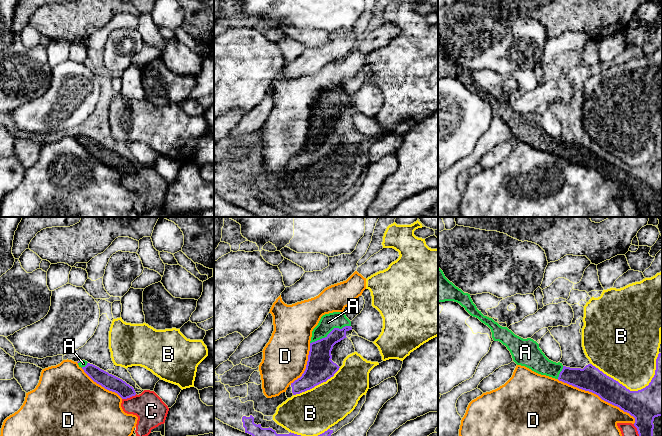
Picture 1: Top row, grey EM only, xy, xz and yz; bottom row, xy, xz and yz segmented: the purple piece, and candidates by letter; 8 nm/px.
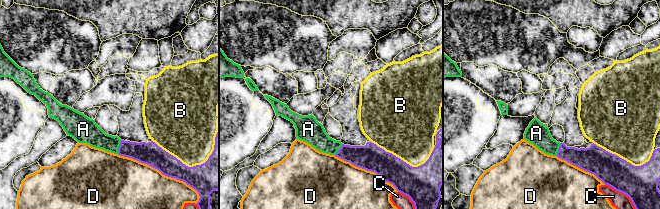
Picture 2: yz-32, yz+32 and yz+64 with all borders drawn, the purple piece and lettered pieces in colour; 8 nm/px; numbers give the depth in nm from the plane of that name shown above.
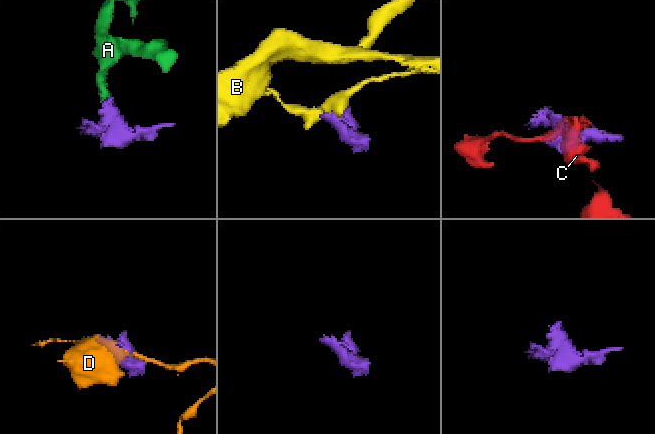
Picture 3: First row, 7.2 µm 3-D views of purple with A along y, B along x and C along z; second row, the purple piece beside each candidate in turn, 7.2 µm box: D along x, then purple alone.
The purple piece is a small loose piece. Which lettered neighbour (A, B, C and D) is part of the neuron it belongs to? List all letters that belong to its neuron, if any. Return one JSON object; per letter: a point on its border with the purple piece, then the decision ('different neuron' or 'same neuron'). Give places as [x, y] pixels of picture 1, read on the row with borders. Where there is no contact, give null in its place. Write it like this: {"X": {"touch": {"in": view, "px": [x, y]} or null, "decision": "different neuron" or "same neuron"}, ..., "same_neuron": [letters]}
{"A": {"touch": {"in": "xz", "px": [331, 331]}, "decision": "same neuron"}, "B": {"touch": {"in": "yz", "px": [635, 391]}, "decision": "different neuron"}, "C": {"touch": {"in": "xy", "px": [129, 397]}, "decision": "different neuron"}, "D": {"touch": {"in": "yz", "px": [598, 395]}, "decision": "different neuron"}, "same_neuron": ["A"]}

